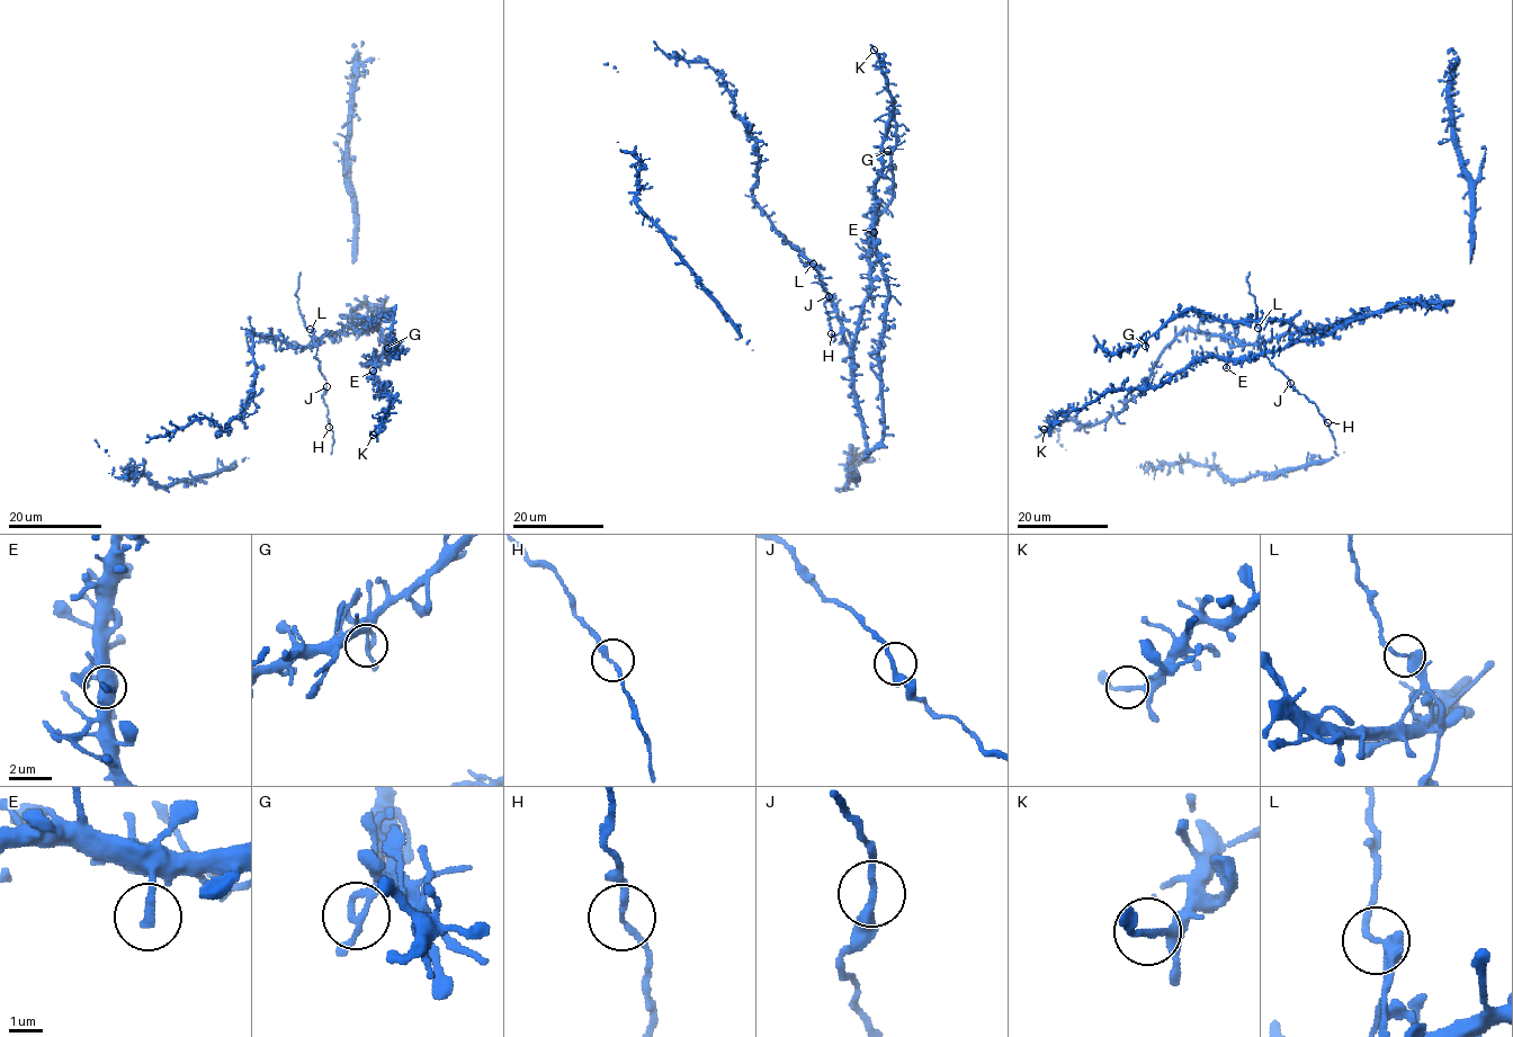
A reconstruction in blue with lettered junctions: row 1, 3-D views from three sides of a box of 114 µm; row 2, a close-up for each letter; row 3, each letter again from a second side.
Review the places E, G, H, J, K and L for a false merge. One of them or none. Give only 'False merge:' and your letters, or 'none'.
False merge: none

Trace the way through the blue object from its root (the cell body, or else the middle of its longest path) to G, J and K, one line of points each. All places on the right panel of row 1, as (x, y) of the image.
G: (1244, 343), (1333, 324), (1305, 330), (1285, 321), (1220, 321), (1200, 311), (1182, 310), (1145, 346)
J: (1244, 343), (1259, 343), (1261, 352), (1290, 383)
K: (1244, 343), (1415, 304), (1442, 304), (1396, 301), (1280, 349), (1191, 360), (1161, 384), (1107, 391), (1044, 429)

